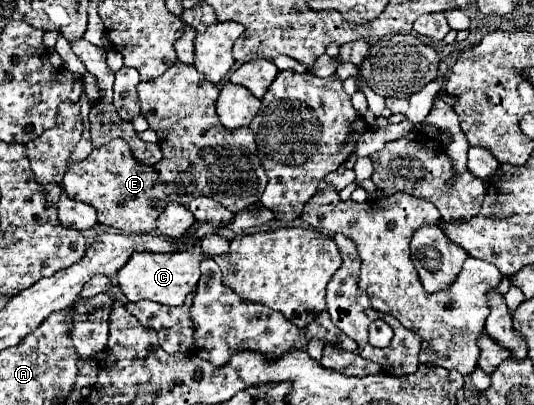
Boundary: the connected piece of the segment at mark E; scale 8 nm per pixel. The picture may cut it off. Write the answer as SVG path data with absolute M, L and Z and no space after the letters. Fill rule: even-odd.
M176 62L172 64L160 78L140 82L138 84L138 96L142 104L142 116L148 120L150 128L160 136L162 144L162 160L154 166L138 164L136 158L132 158L128 143L122 138L115 138L108 144L94 148L92 154L68 166L62 186L70 198L82 200L96 208L98 222L106 226L114 226L120 230L126 230L128 234L140 234L150 232L156 228L156 218L164 212L164 206L168 202L180 202L188 204L196 196L212 196L218 204L226 206L230 212L242 212L248 210L252 204L260 200L260 194L266 188L266 174L260 166L260 160L256 156L256 142L252 138L250 128L236 128L228 130L220 124L214 104L220 94L220 88L212 82L208 82L200 72L196 72L194 66Z

